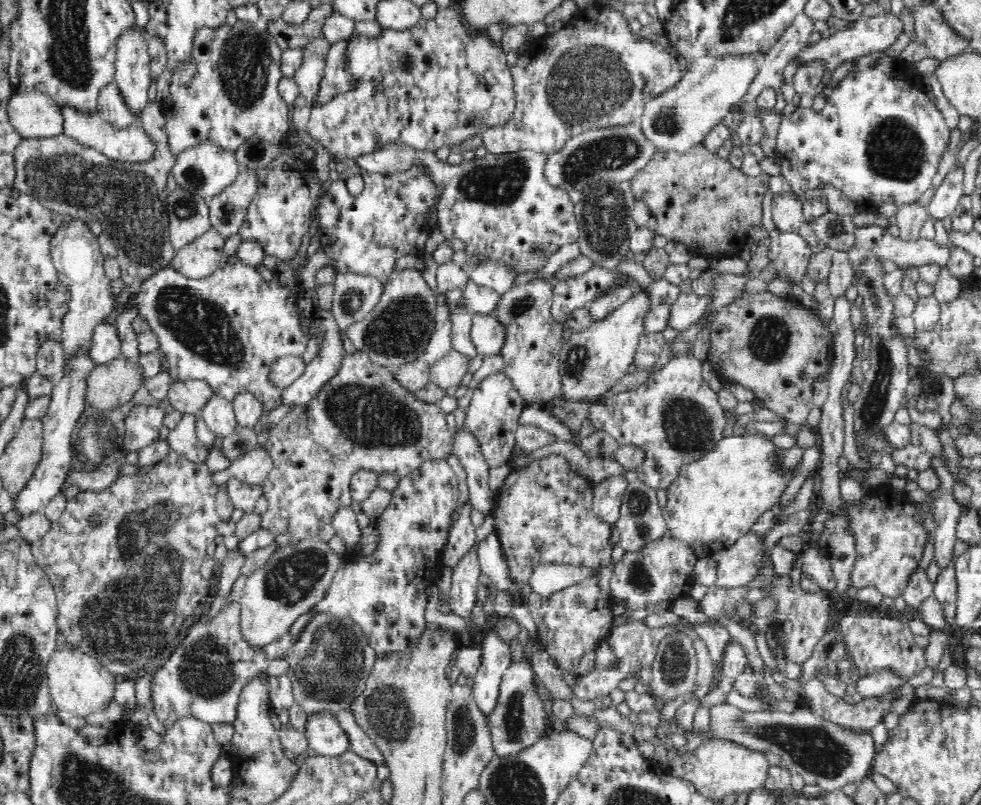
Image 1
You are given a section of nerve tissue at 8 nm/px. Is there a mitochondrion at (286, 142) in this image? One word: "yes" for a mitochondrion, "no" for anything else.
no

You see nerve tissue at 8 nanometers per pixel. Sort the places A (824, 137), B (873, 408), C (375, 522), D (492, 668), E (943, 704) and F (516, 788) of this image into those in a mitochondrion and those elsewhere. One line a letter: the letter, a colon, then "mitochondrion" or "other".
A: other
B: mitochondrion
C: other
D: other
E: other
F: mitochondrion

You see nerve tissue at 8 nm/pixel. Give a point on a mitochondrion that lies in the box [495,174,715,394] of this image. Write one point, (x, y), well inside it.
(604, 221)

